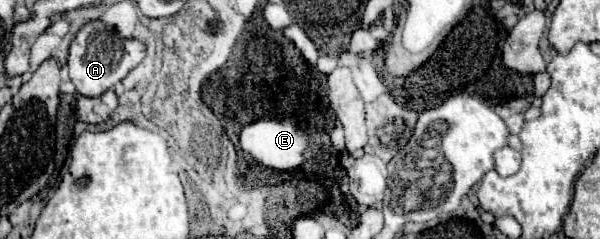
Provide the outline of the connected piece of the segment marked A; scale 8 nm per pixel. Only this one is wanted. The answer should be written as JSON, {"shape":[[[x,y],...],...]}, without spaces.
{"shape":[[[101,20],[85,24],[75,36],[69,48],[69,76],[81,96],[99,98],[113,84],[121,82],[145,56],[145,46],[139,40],[123,40],[111,28],[107,28]]]}

